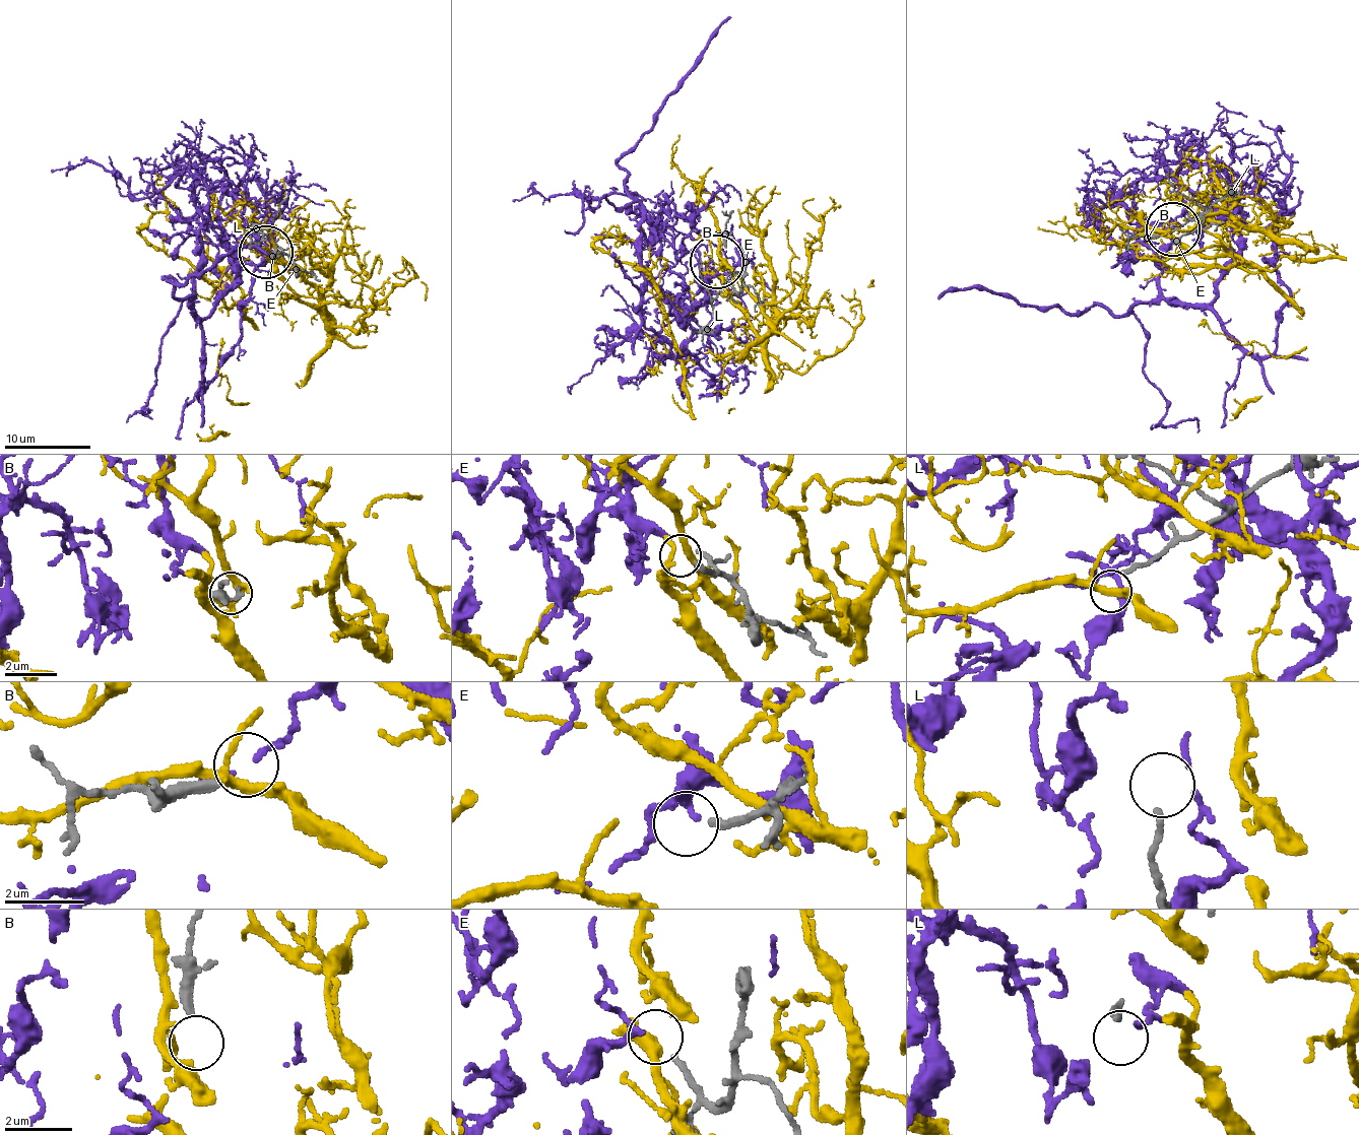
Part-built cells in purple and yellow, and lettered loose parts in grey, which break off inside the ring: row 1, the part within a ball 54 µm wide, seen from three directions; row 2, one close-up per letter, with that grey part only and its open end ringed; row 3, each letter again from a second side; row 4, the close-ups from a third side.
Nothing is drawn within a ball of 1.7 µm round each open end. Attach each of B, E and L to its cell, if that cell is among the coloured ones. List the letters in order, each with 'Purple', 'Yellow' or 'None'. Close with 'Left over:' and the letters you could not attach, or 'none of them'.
B: None
E: Purple
L: None
Left over: B, L

